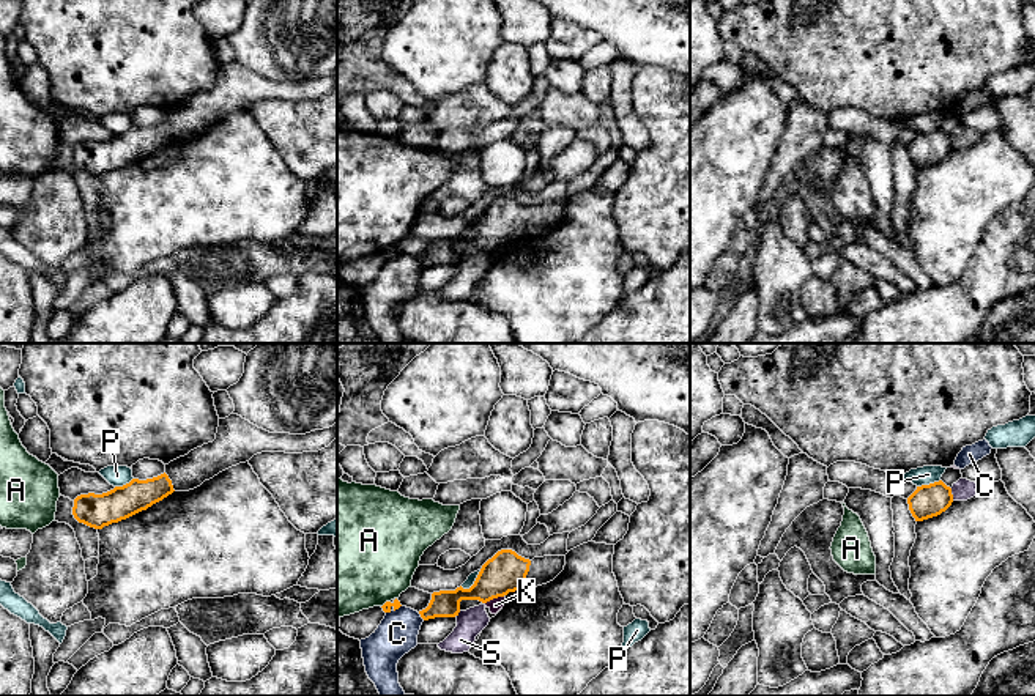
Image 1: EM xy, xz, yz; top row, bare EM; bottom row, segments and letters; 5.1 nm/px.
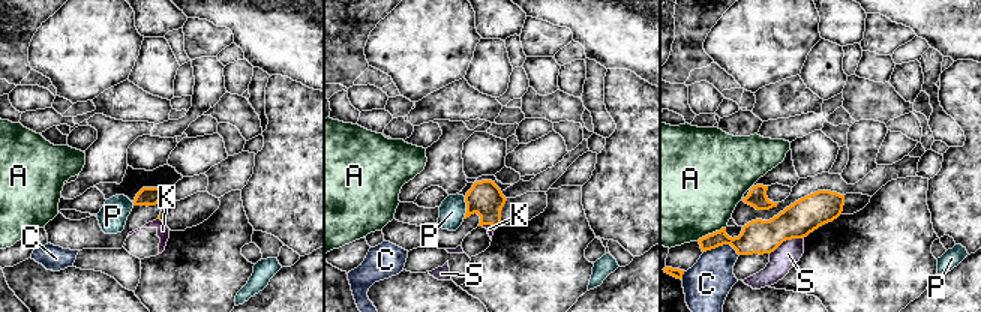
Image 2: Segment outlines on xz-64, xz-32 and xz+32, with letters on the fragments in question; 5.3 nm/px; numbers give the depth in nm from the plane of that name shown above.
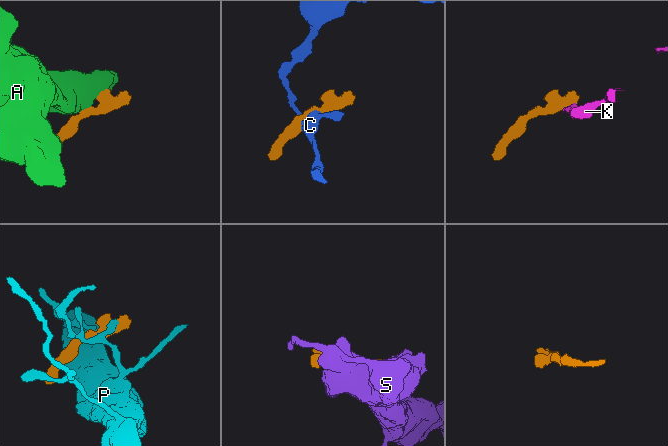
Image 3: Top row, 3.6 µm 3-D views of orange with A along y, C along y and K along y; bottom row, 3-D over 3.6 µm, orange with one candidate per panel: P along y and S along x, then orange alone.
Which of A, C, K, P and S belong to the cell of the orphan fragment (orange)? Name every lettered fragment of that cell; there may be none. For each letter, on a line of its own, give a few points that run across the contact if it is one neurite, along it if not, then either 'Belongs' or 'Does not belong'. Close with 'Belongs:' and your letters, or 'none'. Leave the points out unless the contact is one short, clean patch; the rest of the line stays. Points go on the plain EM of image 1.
A: Does not belong
C: Does not belong
K: Line: xz (503, 243), (484, 251). Does not belong
P: Line: xz (481, 218), (468, 235), (460, 233). Does not belong
S: Does not belong
Belongs: none

